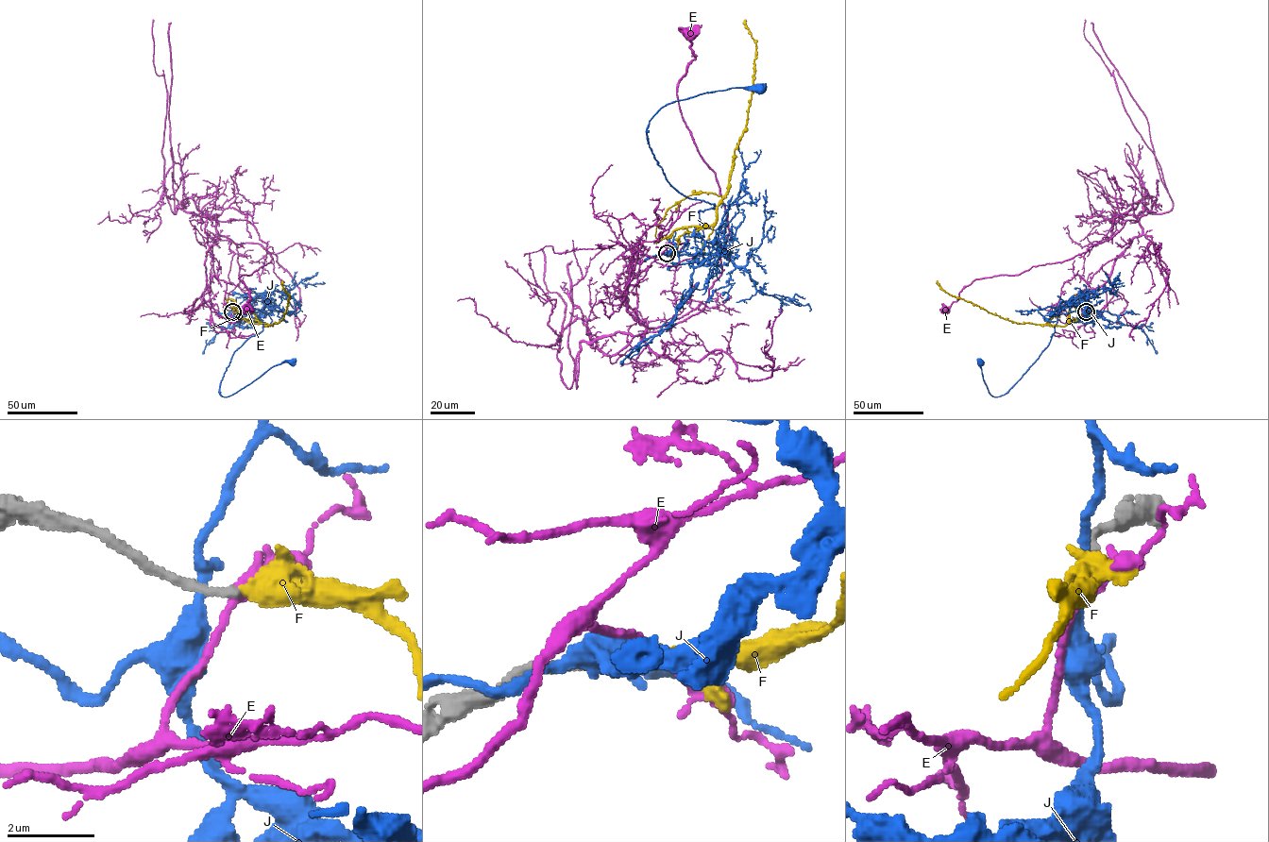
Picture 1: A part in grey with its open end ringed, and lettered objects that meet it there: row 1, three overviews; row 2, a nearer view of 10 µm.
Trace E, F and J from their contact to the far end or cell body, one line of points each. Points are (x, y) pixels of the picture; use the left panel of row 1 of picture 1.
E: (232, 311), (220, 317), (208, 290), (217, 221), (246, 220), (272, 257), (238, 278), (246, 311)
F: (232, 311), (241, 319), (258, 320), (263, 326), (277, 323), (283, 318), (289, 296), (282, 280)
J: (230, 311), (240, 322), (255, 296), (253, 311), (262, 329), (234, 352), (221, 381), (222, 395), (291, 362)

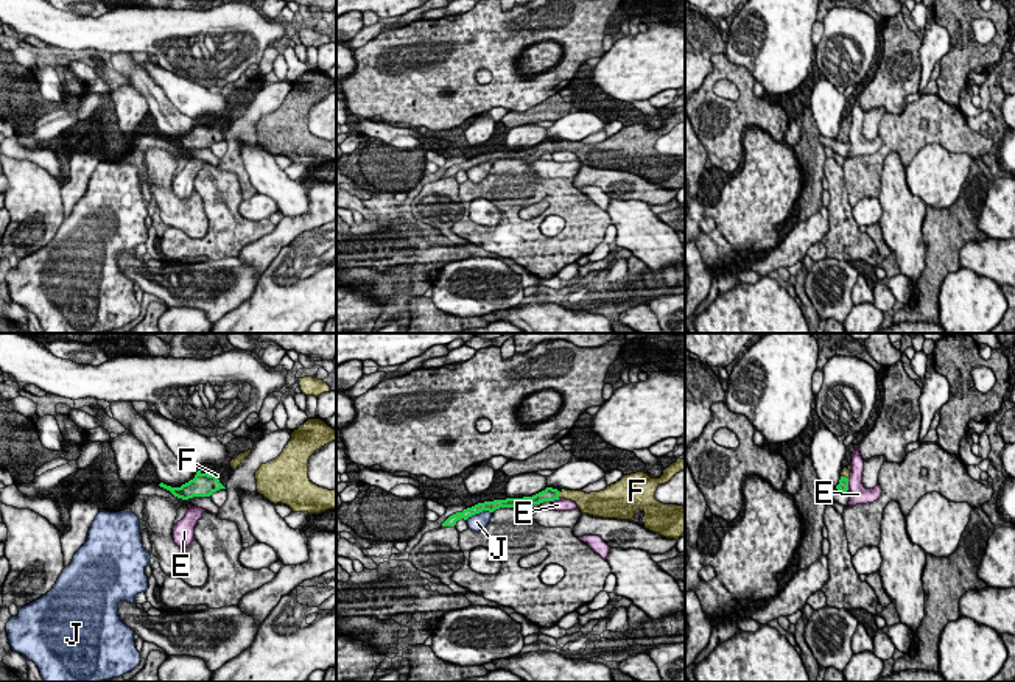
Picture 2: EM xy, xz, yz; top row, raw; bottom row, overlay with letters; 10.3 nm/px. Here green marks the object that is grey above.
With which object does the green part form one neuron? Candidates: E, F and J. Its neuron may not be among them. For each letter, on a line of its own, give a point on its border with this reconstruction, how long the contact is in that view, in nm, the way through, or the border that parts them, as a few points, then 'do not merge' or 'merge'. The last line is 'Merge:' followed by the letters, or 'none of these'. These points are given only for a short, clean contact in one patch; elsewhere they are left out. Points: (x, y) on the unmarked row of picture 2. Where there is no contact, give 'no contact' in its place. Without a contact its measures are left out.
E: yz (847, 136) | 110 nm | along yz (847, 131), (849, 140) | do not merge
F: xz (558, 144) | 120 nm | across xz (550, 145), (558, 144), (581, 150) | merge
J: xz (478, 164) | 280 nm | along xz (491, 162), (481, 162), (466, 170) | do not merge
Merge: F

